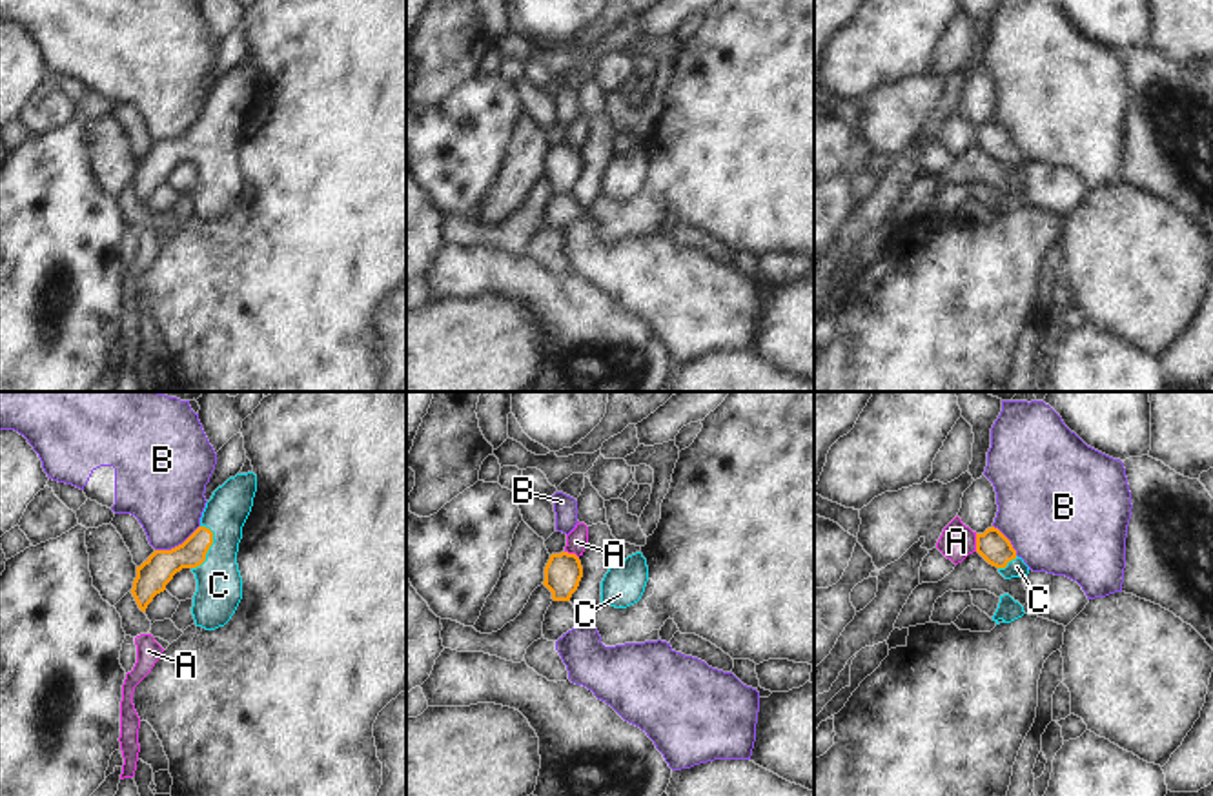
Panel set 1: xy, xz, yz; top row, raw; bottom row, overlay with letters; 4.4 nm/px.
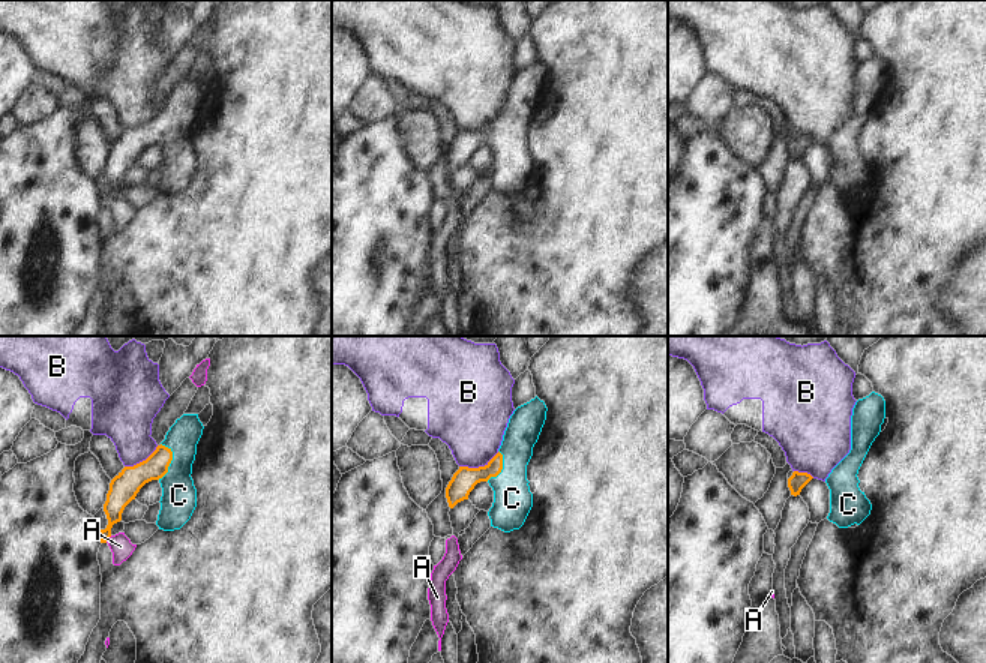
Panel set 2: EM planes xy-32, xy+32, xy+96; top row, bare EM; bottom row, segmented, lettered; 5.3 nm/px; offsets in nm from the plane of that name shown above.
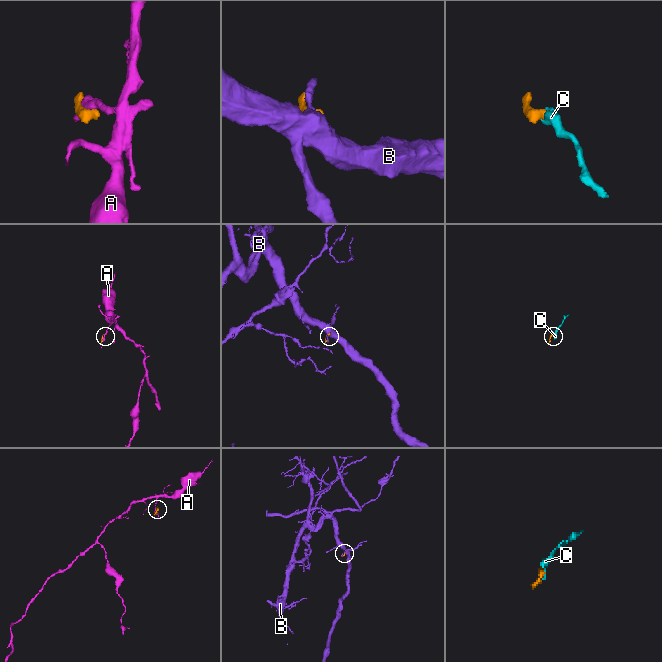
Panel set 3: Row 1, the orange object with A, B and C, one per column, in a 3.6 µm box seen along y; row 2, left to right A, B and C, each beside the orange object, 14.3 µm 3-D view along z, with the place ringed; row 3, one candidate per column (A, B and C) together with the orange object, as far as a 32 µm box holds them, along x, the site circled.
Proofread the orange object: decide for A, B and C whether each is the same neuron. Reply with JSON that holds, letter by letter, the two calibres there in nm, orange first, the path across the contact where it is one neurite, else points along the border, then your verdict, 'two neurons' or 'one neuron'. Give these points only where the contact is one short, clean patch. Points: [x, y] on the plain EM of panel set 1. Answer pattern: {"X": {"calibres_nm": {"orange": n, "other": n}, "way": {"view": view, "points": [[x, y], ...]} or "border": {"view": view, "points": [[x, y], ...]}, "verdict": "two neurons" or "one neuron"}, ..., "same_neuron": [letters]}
{"A": {"calibres_nm": {"orange": 140, "other": 160}, "verdict": "two neurons"}, "B": {"calibres_nm": {"orange": 140, "other": 360}, "border": {"view": "xy", "points": [[199, 117], [181, 135], [155, 142]]}, "verdict": "two neurons"}, "C": {"calibres_nm": {"orange": 140, "other": 200}, "way": {"view": "xy", "points": [[161, 159], [181, 148], [208, 141], [219, 177]]}, "verdict": "one neuron"}, "same_neuron": ["C"]}

